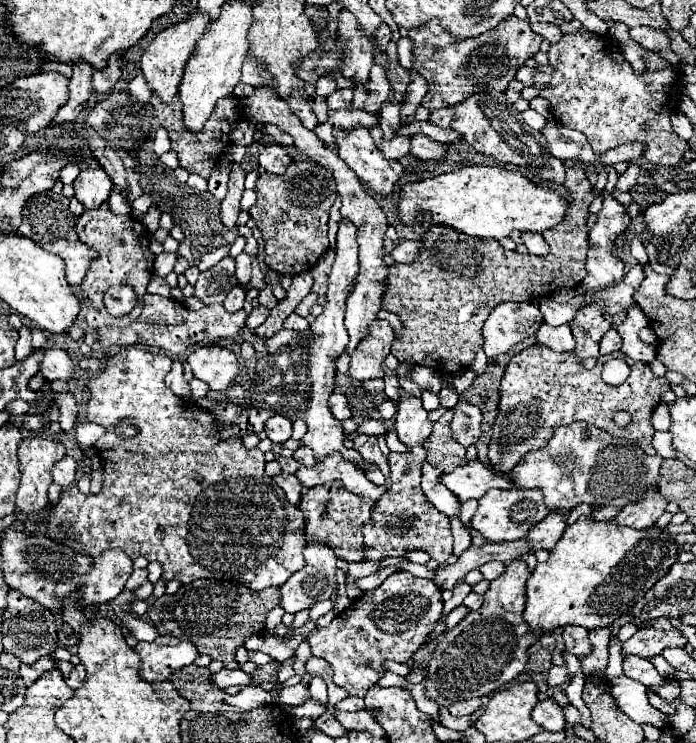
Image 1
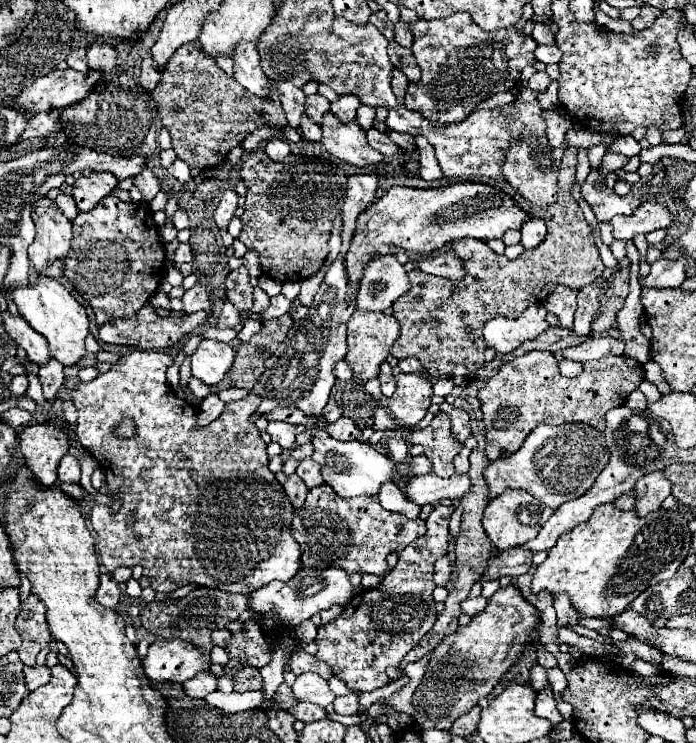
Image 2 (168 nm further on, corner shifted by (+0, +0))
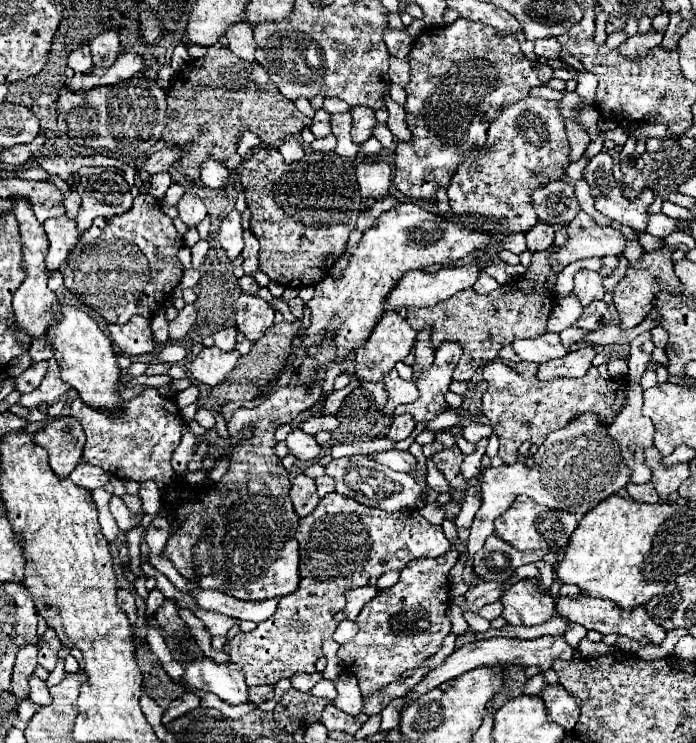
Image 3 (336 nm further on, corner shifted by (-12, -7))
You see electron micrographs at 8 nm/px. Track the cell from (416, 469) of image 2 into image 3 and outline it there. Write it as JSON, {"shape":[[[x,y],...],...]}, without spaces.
{"shape":[[[388,450],[388,452],[378,452],[378,454],[370,454],[376,462],[392,468],[392,470],[398,470],[398,472],[406,472],[406,474],[412,474],[412,476],[418,476],[418,460],[406,450],[406,452],[400,452],[400,450]]]}

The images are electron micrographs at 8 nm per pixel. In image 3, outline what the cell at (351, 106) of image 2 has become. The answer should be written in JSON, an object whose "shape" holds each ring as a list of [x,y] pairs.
{"shape":[[[356,106],[352,108],[352,140],[356,140],[358,144],[362,144],[364,140],[368,140],[368,136],[372,136],[372,130],[374,126],[378,124],[376,118],[374,118],[374,110],[370,108],[364,108],[364,106]]]}

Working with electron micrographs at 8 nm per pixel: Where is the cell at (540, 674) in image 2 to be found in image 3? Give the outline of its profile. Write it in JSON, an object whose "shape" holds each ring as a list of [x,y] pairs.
{"shape":[[[536,674],[536,676],[532,676],[532,678],[528,680],[528,684],[524,686],[524,694],[538,694],[538,696],[540,696],[546,686],[548,686],[548,684],[546,684],[544,676],[542,676],[542,674]]]}

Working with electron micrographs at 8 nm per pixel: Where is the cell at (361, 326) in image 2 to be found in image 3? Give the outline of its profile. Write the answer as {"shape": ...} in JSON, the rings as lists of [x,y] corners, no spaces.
{"shape":[[[386,310],[380,320],[376,322],[370,338],[366,340],[364,346],[360,346],[356,350],[356,358],[354,358],[354,374],[360,382],[380,382],[384,378],[384,374],[388,374],[396,362],[402,362],[410,350],[414,348],[416,342],[416,330],[412,330],[406,320],[402,320],[398,316],[398,312]]]}

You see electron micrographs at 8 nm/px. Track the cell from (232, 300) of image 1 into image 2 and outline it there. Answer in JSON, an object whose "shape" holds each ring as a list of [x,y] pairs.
{"shape":[[[226,301],[224,307],[222,307],[222,313],[220,313],[220,317],[218,317],[216,327],[218,327],[218,329],[228,329],[228,327],[238,325],[240,321],[242,321],[242,319],[240,319],[240,313],[236,311],[236,307],[234,307],[230,301]]]}

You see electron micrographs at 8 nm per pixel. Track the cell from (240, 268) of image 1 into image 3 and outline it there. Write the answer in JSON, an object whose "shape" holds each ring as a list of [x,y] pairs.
{"shape":[[[242,292],[236,302],[236,326],[248,340],[262,338],[264,330],[272,326],[274,310],[260,296]]]}

